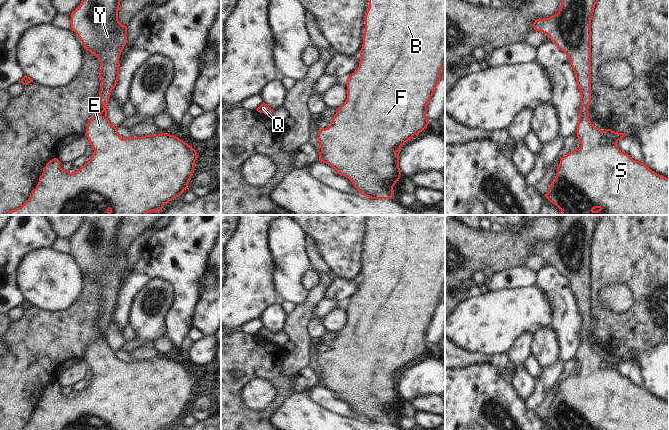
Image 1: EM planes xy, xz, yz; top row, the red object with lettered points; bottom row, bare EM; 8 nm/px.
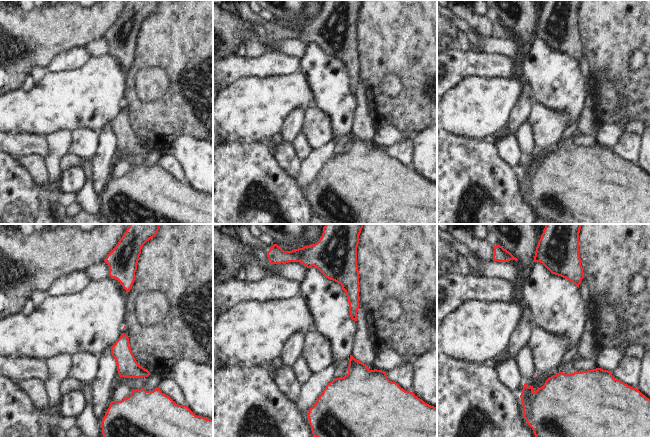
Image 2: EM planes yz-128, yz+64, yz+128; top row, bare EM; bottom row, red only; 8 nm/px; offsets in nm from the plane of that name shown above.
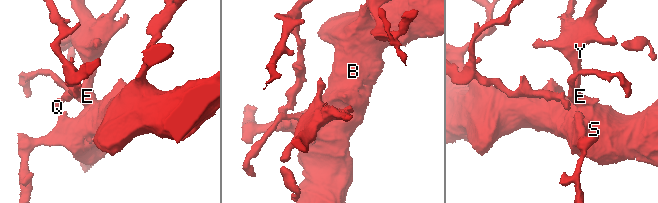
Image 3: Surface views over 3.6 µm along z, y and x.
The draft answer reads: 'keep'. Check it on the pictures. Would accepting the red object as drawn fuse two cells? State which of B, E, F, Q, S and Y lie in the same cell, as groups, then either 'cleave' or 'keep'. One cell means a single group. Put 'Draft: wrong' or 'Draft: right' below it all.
B E F Q S Y; keep
Draft: right

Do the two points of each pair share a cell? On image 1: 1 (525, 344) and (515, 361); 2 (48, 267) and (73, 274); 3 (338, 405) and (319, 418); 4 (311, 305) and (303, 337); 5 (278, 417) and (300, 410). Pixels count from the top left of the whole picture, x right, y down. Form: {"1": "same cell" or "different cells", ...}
{"1": "same cell", "2": "same cell", "3": "different cells", "4": "same cell", "5": "same cell"}

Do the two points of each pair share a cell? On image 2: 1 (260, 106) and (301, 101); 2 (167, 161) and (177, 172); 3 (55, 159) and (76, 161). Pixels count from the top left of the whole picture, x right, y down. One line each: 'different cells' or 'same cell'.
1: same cell
2: same cell
3: different cells

